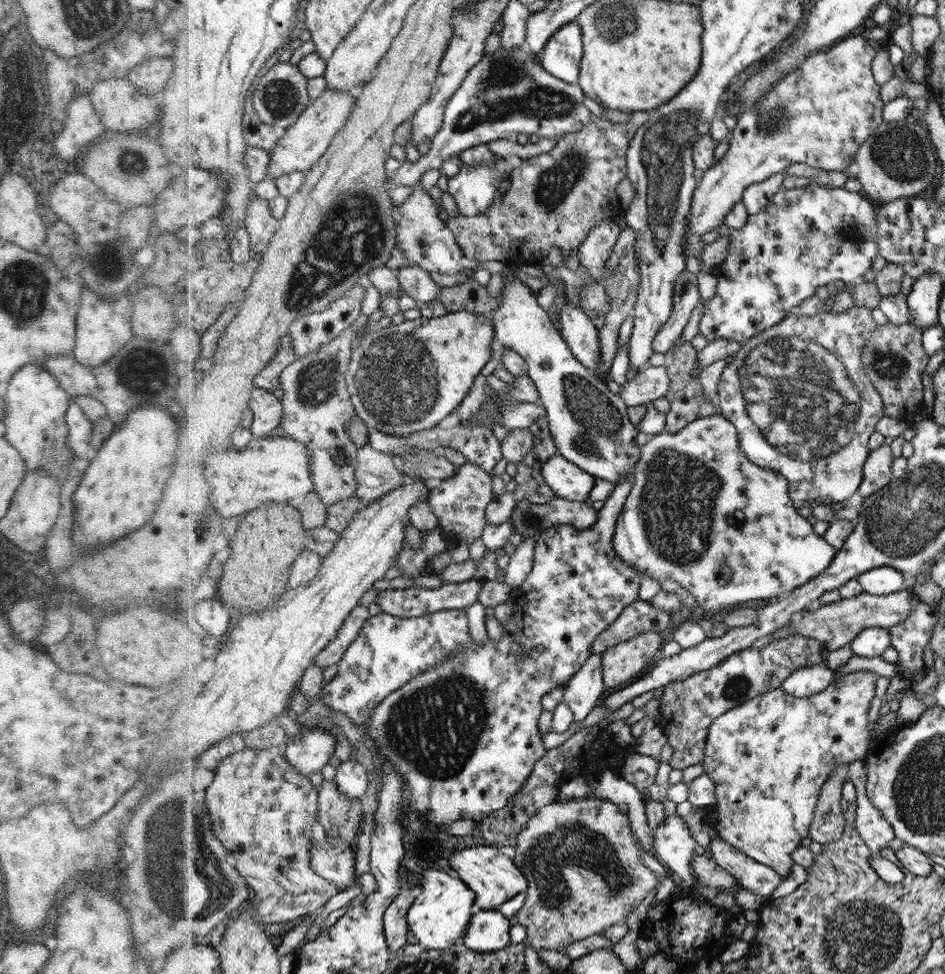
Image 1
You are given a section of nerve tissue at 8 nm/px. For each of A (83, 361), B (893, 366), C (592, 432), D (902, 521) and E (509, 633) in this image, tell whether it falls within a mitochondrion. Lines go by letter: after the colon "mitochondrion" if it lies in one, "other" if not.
A: other
B: mitochondrion
C: mitochondrion
D: mitochondrion
E: other

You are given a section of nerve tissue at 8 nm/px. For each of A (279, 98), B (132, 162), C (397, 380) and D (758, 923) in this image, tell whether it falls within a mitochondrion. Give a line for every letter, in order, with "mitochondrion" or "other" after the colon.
A: mitochondrion
B: mitochondrion
C: mitochondrion
D: other

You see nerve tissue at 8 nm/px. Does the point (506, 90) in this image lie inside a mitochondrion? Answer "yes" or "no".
yes

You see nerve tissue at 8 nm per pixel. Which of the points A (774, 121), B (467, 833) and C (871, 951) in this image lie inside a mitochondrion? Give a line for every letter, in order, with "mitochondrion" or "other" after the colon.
A: mitochondrion
B: other
C: mitochondrion

